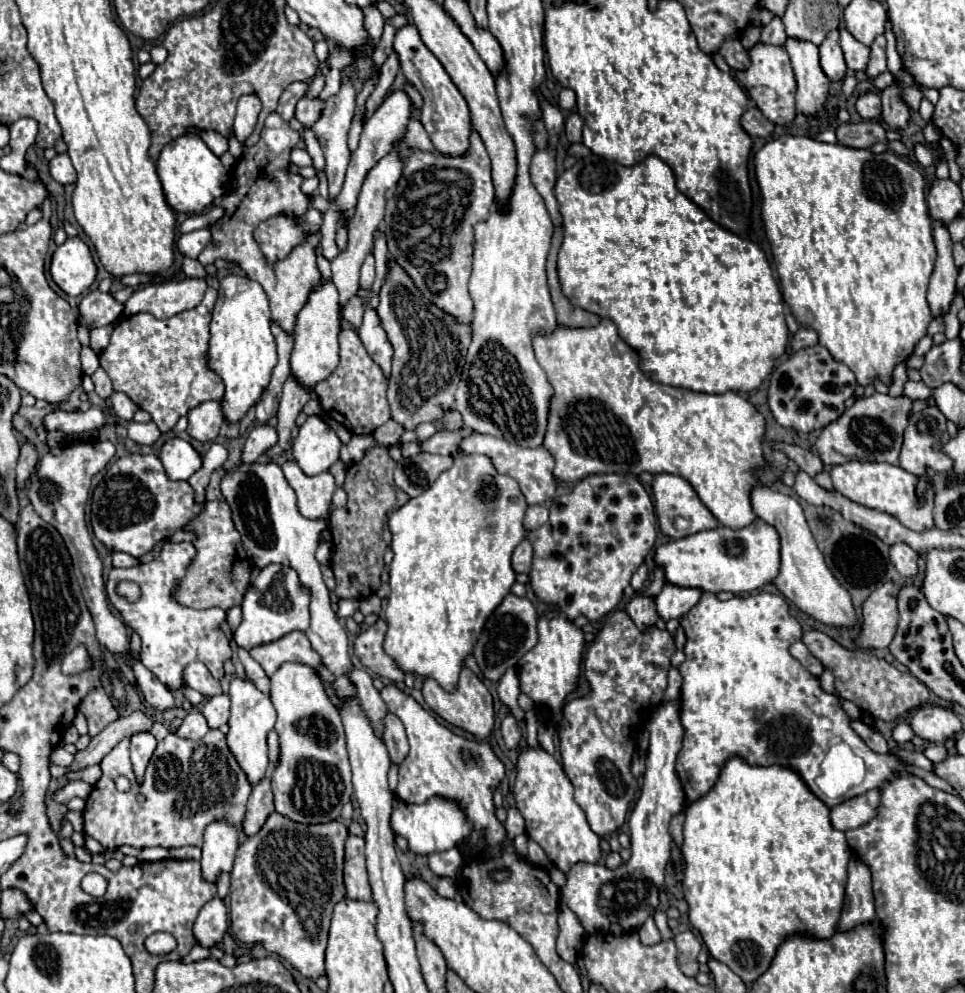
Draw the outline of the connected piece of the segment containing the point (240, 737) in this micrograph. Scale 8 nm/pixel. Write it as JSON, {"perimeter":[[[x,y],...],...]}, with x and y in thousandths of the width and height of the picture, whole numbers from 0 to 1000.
{"perimeter":[[[242,682],[238,686],[238,704],[240,704],[240,716],[238,716],[238,736],[234,740],[236,752],[247,764],[249,772],[257,780],[257,787],[263,791],[267,789],[276,776],[278,776],[278,754],[276,754],[276,740],[284,732],[286,726],[286,716],[282,712],[280,700],[272,698],[265,694],[265,690],[259,684],[249,684]]]}

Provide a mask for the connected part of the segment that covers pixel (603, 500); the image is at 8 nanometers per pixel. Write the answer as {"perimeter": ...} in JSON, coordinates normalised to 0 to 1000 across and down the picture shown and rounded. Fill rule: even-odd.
{"perimeter":[[[642,476],[605,480],[593,496],[576,501],[570,509],[570,523],[560,533],[547,537],[547,545],[551,545],[553,551],[549,575],[551,593],[566,609],[576,607],[582,611],[589,623],[607,619],[611,625],[620,625],[640,611],[647,591],[653,589],[655,577],[665,569],[672,555],[678,551],[680,541],[680,517],[676,502],[659,480]]]}

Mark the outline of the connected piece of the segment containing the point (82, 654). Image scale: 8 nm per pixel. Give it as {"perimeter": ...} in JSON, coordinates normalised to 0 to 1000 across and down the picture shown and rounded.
{"perimeter":[[[79,652],[75,658],[70,658],[64,666],[64,676],[68,680],[77,680],[77,678],[85,678],[87,674],[91,674],[93,670],[93,662],[89,658],[89,652]]]}

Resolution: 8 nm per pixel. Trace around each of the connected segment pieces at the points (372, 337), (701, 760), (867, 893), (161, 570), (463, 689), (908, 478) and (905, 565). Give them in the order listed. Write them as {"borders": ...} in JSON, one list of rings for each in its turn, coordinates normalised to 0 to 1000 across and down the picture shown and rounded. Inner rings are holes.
{"borders":[[[[371,289],[369,297],[377,303],[377,323],[371,331],[371,337],[373,337],[381,358],[394,368],[394,372],[398,374],[398,378],[402,382],[402,376],[406,370],[406,347],[402,347],[402,337],[398,335],[398,329],[394,327],[394,317],[390,315],[390,311],[383,309],[385,293]]],[[[790,595],[773,601],[763,599],[754,605],[744,605],[740,597],[727,597],[725,605],[705,623],[705,627],[711,635],[713,646],[709,652],[711,666],[703,672],[709,684],[705,696],[705,724],[709,730],[709,746],[701,764],[701,778],[709,793],[713,809],[732,801],[742,789],[750,766],[765,758],[779,770],[804,768],[827,776],[839,797],[850,803],[858,813],[864,813],[877,805],[856,803],[844,787],[850,780],[850,768],[862,748],[877,746],[885,760],[895,766],[897,784],[891,791],[891,799],[897,799],[906,793],[914,793],[918,787],[933,780],[939,772],[939,768],[924,758],[904,758],[904,754],[899,754],[899,750],[895,750],[895,746],[881,732],[881,722],[873,714],[870,702],[864,698],[856,698],[850,690],[850,684],[817,658],[817,652],[831,641],[831,631],[819,619],[812,601]]],[[[883,861],[879,871],[877,905],[873,913],[873,923],[868,927],[868,936],[879,938],[891,930],[899,930],[906,925],[908,925],[906,901],[904,901],[904,883],[899,879],[899,871],[895,871],[895,867]]],[[[172,543],[166,553],[166,559],[160,561],[155,567],[143,567],[133,573],[116,573],[110,587],[114,607],[124,615],[126,623],[147,644],[145,666],[176,694],[187,694],[191,690],[189,676],[197,666],[209,666],[220,680],[232,680],[230,670],[240,660],[236,644],[228,635],[228,627],[234,623],[234,615],[228,611],[199,613],[187,609],[178,599],[178,593],[187,589],[201,561],[203,551],[199,547],[180,547]],[[128,583],[139,585],[147,593],[147,601],[141,607],[135,607],[120,595],[120,589]]],[[[483,670],[479,672],[479,678],[477,678],[477,686],[473,690],[473,694],[466,698],[466,696],[460,696],[448,682],[439,682],[439,688],[437,688],[437,700],[439,700],[439,706],[441,710],[452,718],[456,720],[460,726],[473,730],[473,732],[479,732],[483,736],[487,736],[489,740],[502,744],[508,740],[510,736],[510,730],[512,730],[512,712],[510,712],[510,700],[508,696],[504,694],[504,690],[499,688],[499,684],[495,684]]],[[[879,464],[875,468],[864,468],[860,472],[860,480],[862,480],[862,488],[866,494],[870,494],[873,498],[877,498],[879,503],[895,509],[895,511],[904,511],[910,515],[918,515],[924,521],[928,521],[935,529],[939,529],[941,533],[955,537],[968,531],[968,523],[966,523],[966,509],[968,509],[968,494],[962,492],[960,496],[960,507],[953,511],[951,503],[949,503],[949,484],[951,480],[937,474],[931,468],[922,468],[922,466],[902,466],[902,464]]],[[[928,547],[922,551],[922,565],[928,571],[928,575],[937,581],[947,581],[951,577],[949,561],[951,557],[939,547]]]]}

